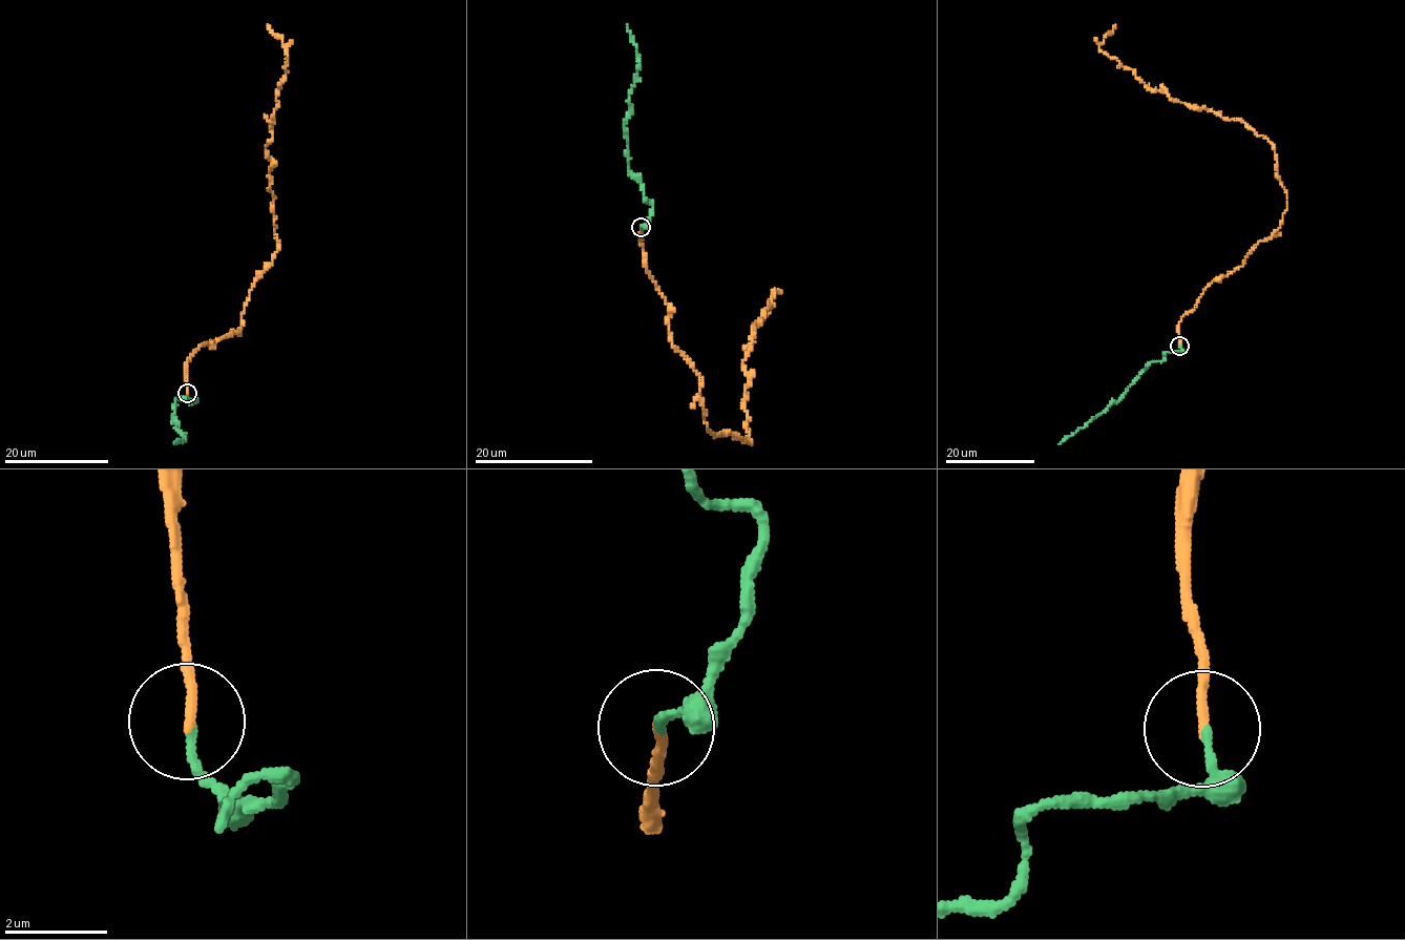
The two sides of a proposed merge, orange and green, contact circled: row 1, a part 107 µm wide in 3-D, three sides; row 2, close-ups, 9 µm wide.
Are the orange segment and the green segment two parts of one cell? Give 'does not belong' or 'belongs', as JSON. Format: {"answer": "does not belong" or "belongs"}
{"answer": "does not belong"}

